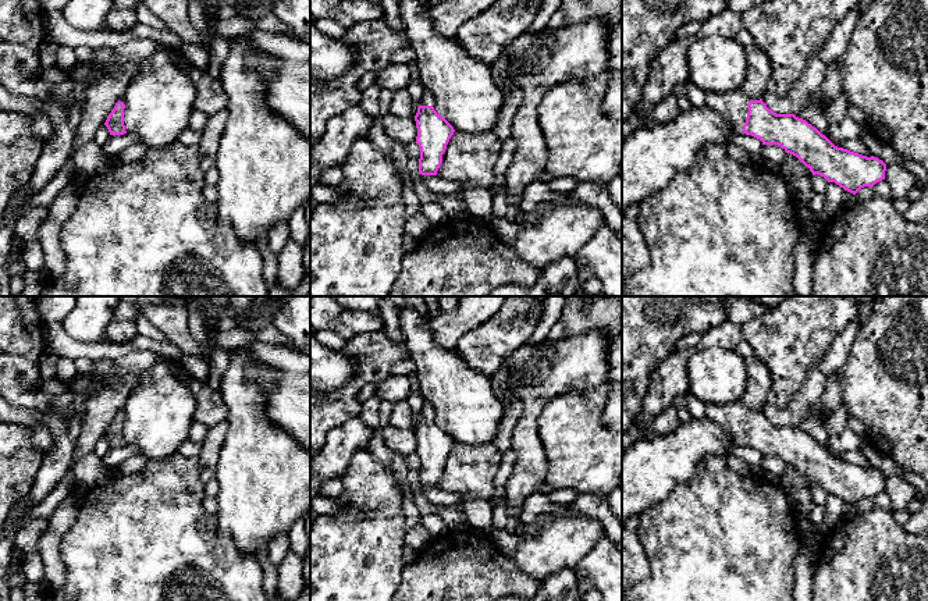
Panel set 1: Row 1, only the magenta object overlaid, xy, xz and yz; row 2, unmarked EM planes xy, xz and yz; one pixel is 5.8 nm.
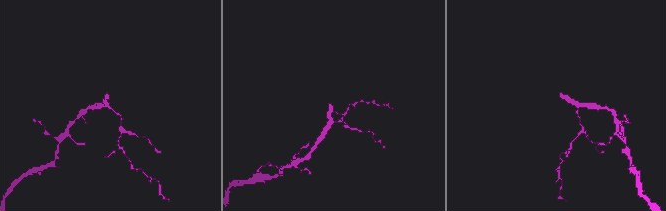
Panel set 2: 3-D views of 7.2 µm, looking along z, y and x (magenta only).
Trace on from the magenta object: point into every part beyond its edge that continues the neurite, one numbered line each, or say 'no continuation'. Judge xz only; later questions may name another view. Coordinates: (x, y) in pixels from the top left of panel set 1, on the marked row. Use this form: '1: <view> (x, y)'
1: xz (427, 99)

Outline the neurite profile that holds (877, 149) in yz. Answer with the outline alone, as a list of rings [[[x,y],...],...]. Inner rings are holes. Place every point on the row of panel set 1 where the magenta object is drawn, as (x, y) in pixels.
[[[864,128],[863,134],[860,135],[860,141],[868,147],[871,156],[878,157],[886,166],[888,164],[899,166],[899,163],[903,159],[903,156],[896,153],[890,146],[877,139],[867,128]]]

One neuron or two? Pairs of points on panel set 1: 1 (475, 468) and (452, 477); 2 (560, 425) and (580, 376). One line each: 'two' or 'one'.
1: one
2: two

